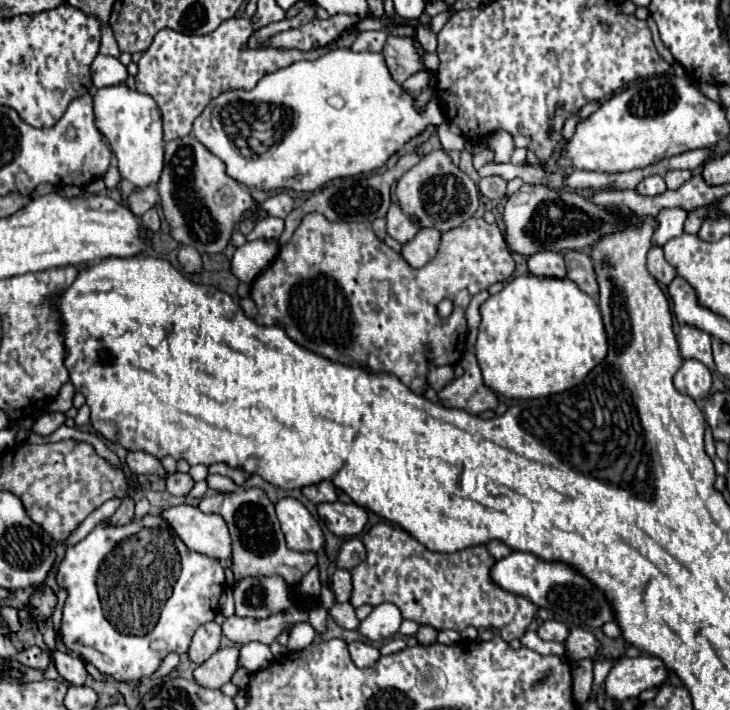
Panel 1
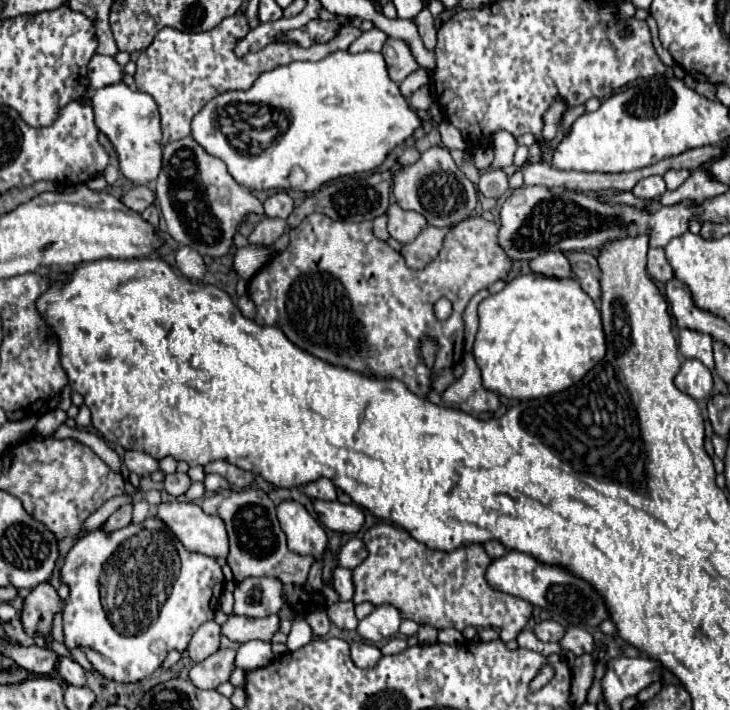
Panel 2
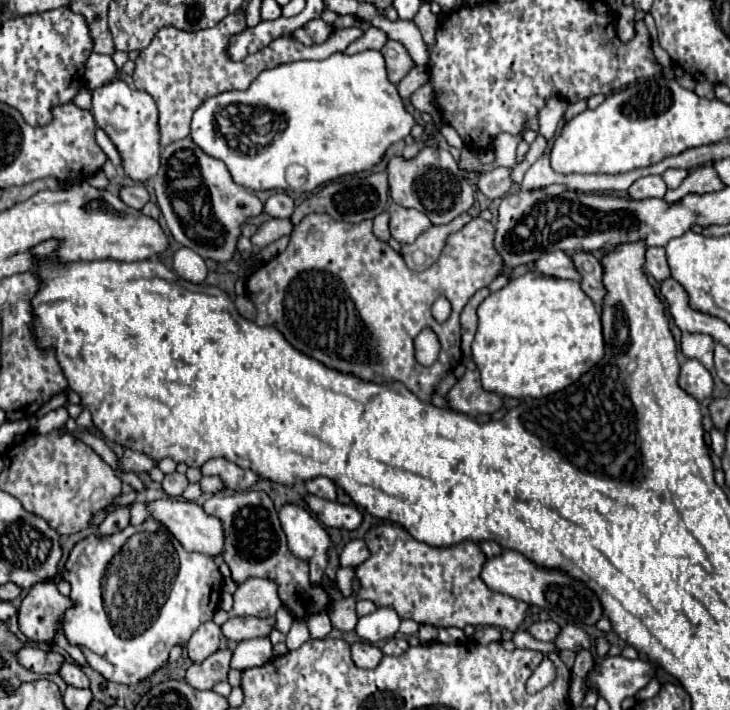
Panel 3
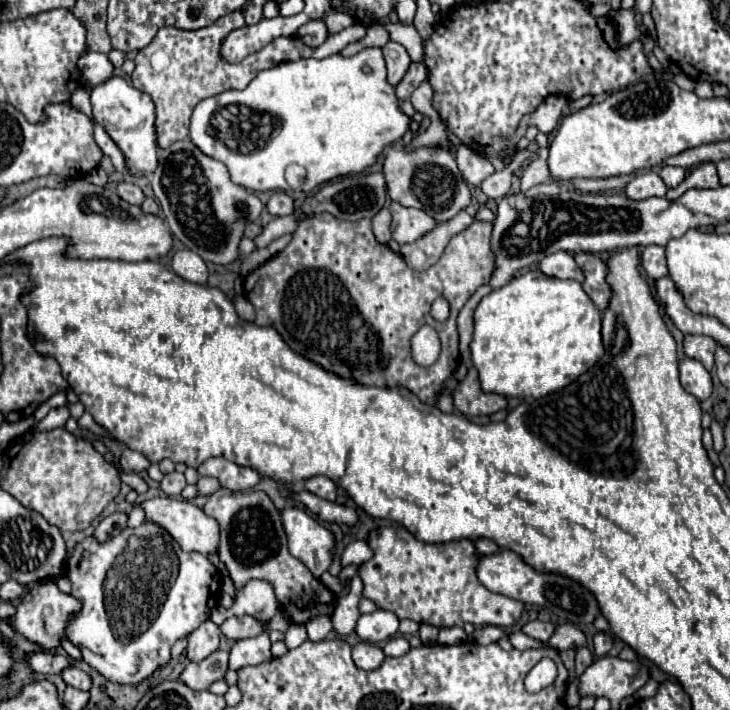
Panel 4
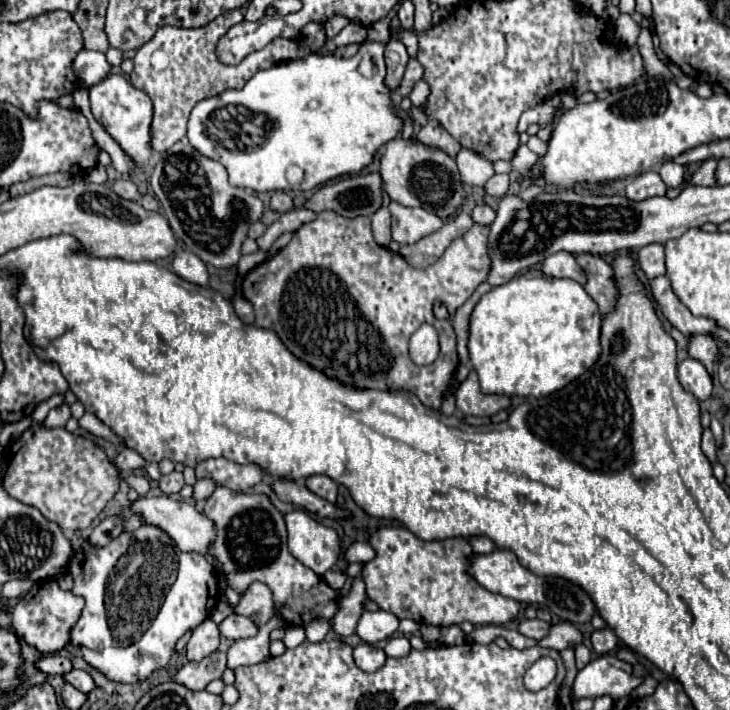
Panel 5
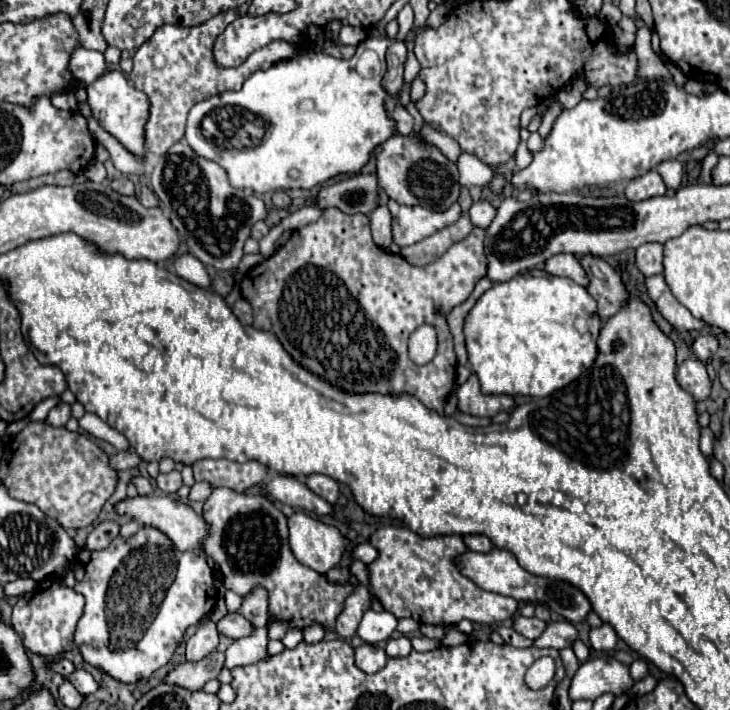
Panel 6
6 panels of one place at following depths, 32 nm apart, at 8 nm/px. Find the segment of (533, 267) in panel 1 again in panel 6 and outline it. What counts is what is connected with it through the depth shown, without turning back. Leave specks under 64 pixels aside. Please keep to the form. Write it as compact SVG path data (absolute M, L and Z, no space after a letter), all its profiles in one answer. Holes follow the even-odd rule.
M556 254L544 262L544 272L552 276L564 276L572 278L580 286L588 286L588 276L584 278L584 268L580 266L578 258L574 254Z

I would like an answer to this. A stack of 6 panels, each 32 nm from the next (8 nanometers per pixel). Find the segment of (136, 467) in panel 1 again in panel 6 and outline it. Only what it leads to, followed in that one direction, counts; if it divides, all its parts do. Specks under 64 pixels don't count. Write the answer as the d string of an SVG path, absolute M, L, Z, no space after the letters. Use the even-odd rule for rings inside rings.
M118 452L116 456L110 456L110 466L114 470L132 470L142 462L142 458L136 452Z

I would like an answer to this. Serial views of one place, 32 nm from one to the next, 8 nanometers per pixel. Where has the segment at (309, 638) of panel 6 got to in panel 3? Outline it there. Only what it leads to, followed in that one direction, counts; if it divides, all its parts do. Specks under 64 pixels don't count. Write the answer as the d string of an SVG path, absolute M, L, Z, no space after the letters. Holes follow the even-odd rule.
M326 612L312 614L306 622L308 622L308 628L310 628L310 636L312 636L312 638L324 638L324 636L328 636L328 632L332 630L332 624L330 624Z

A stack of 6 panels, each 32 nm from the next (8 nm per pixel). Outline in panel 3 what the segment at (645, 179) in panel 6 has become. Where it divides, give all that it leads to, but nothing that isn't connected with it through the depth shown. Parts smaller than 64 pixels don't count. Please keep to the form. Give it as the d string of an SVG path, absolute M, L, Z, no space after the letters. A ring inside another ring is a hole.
M646 176L646 178L640 178L636 180L628 194L634 198L634 200L646 200L646 198L662 198L666 194L666 184L662 180L662 176Z

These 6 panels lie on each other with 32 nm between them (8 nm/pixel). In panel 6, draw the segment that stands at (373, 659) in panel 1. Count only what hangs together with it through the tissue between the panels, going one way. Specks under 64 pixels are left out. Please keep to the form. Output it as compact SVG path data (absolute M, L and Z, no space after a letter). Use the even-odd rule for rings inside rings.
M362 644L354 650L354 658L356 658L356 666L360 670L364 670L366 674L374 674L378 672L380 668L386 666L386 652L378 646L372 646L372 644Z

